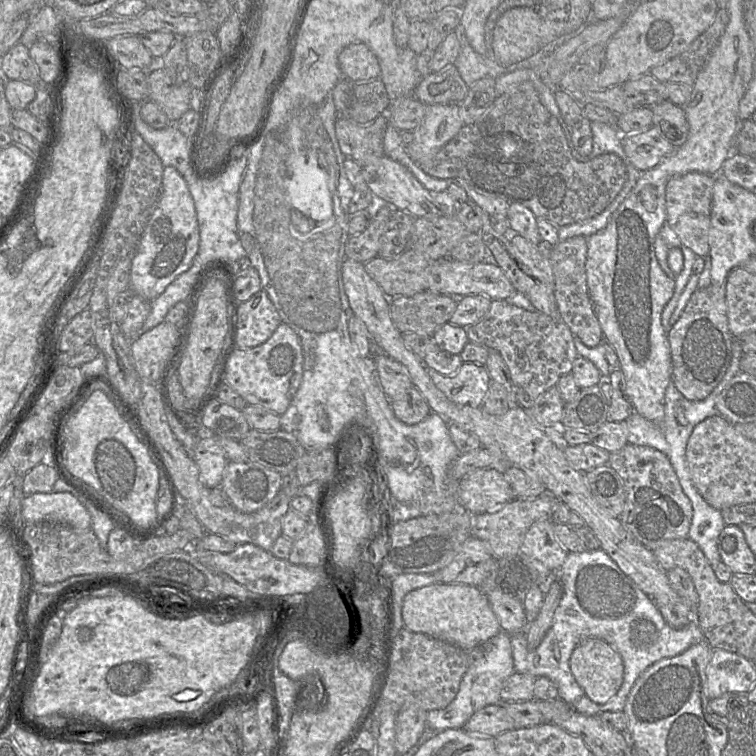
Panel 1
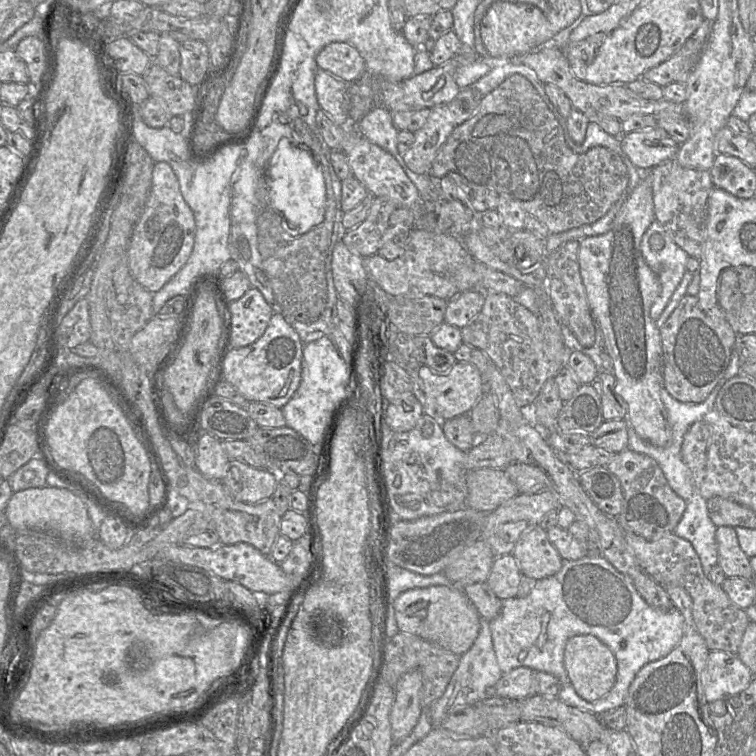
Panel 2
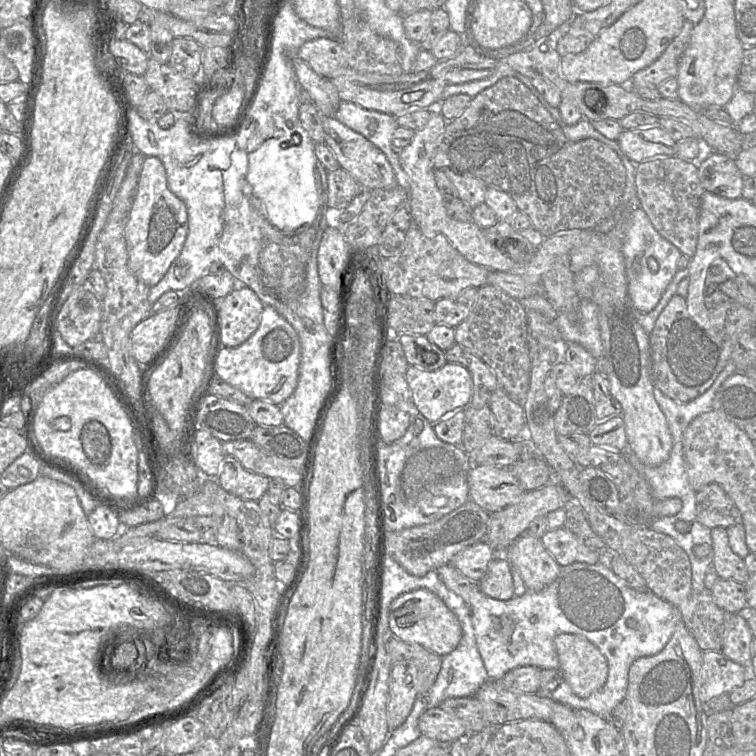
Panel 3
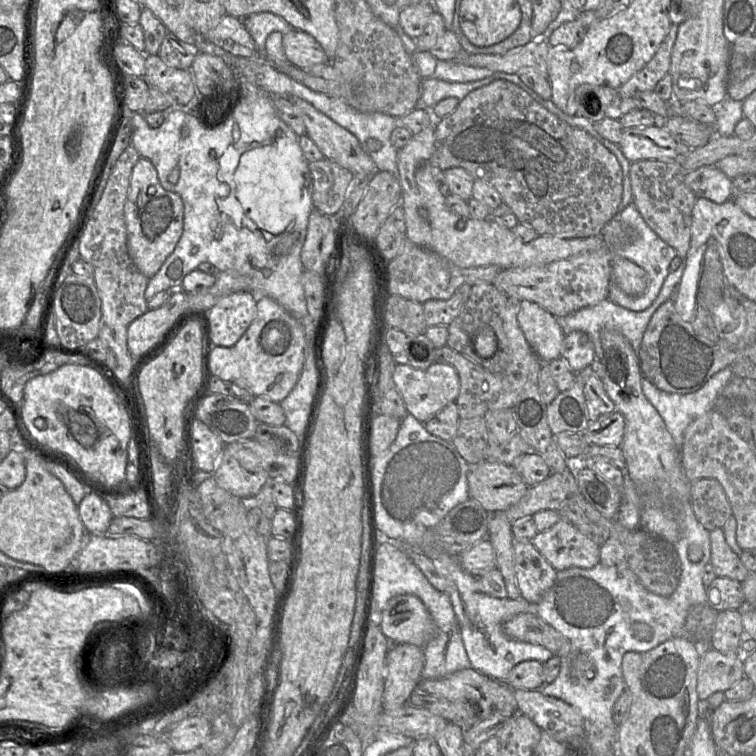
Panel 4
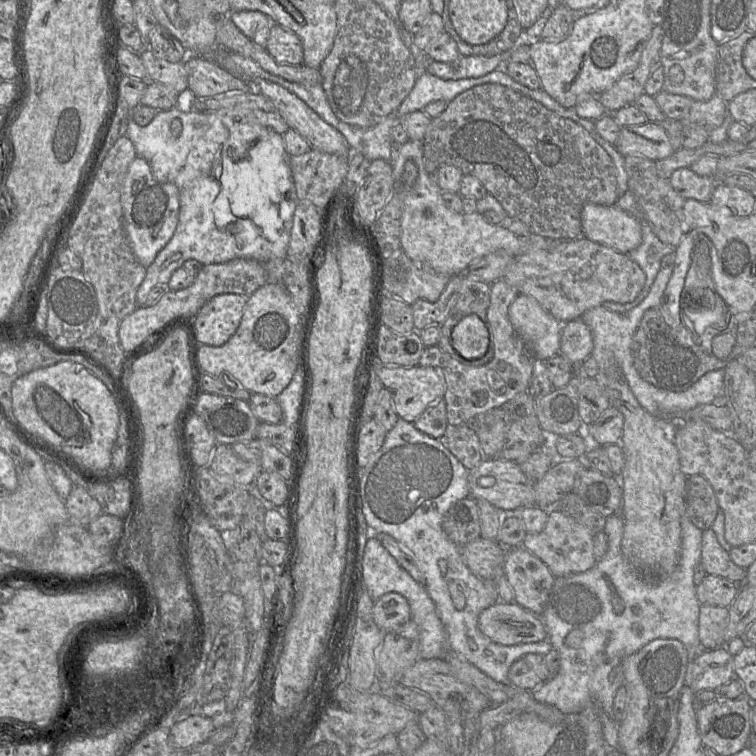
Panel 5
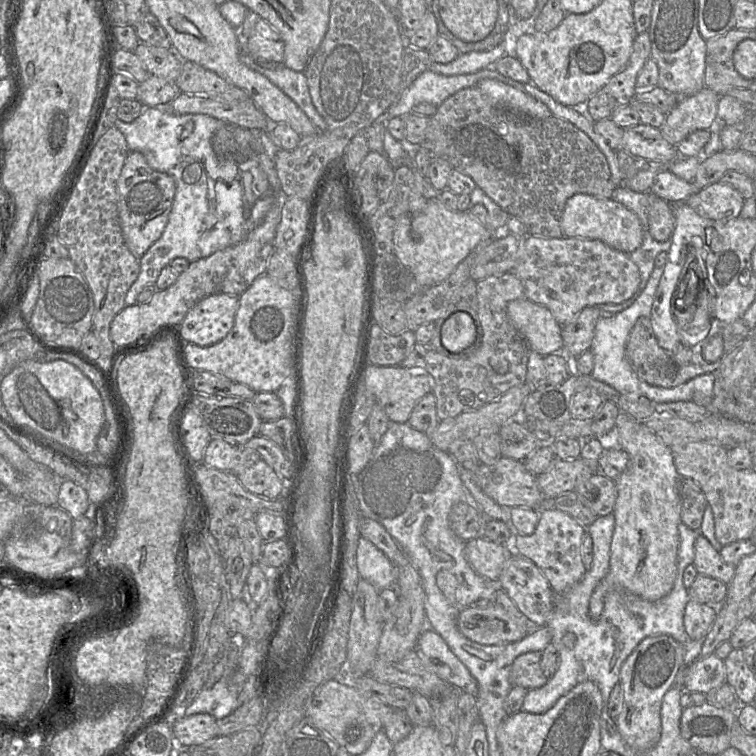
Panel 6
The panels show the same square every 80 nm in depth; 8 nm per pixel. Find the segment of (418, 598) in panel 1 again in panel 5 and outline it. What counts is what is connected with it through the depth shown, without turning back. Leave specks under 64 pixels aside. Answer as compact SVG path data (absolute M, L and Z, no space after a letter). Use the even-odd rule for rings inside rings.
M389 592L374 602L373 617L383 632L394 631L411 619L408 600L396 592Z

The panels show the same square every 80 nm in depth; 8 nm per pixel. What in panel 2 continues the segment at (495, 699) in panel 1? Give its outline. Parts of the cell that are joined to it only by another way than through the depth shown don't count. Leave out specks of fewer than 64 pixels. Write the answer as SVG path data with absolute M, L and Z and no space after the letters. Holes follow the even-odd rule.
M480 616L480 629L473 645L468 651L460 655L458 667L452 675L444 694L428 707L433 726L441 727L443 721L452 712L470 707L470 705L480 700L496 695L495 686L502 675L503 673L498 665L493 648L489 620Z

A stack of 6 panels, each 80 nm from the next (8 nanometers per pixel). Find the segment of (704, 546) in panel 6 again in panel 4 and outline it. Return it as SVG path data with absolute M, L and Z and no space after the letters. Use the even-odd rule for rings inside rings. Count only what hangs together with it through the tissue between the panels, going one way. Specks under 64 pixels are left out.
M722 528L710 531L710 544L709 564L716 576L730 578L742 583L750 572L743 565L739 556L727 544Z

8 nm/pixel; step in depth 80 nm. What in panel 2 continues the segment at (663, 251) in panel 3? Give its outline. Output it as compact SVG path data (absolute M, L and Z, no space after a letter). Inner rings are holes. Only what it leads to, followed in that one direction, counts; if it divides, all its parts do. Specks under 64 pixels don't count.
M653 221L641 241L641 252L649 267L658 274L662 290L655 299L650 316L656 320L668 304L672 294L681 282L686 270L689 255L680 248L658 221ZM659 234L664 240L661 250L650 247L650 238Z

